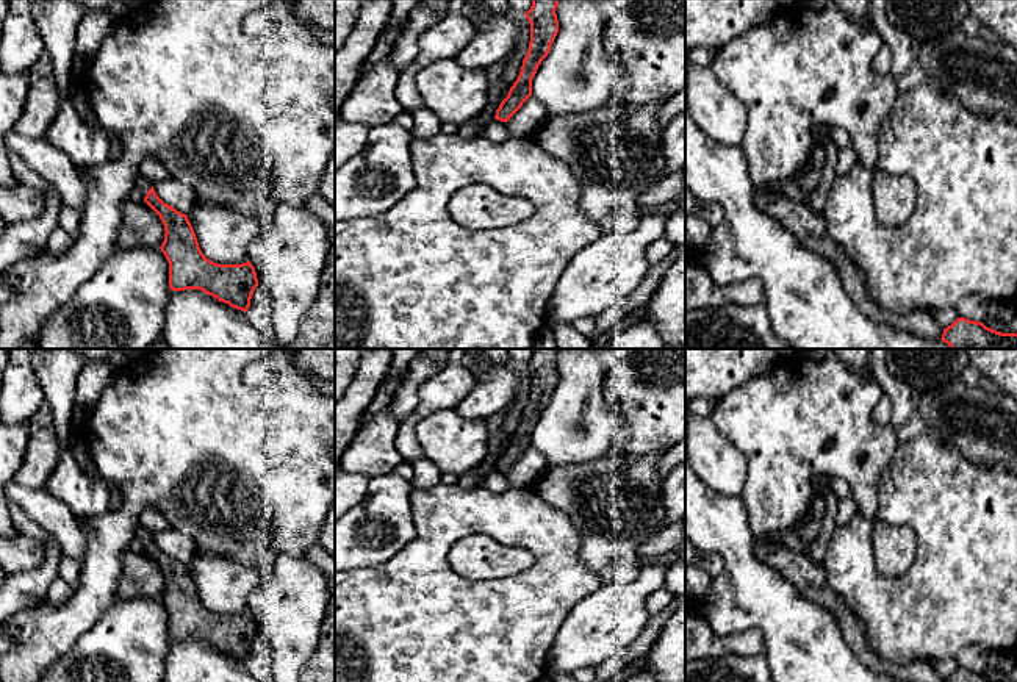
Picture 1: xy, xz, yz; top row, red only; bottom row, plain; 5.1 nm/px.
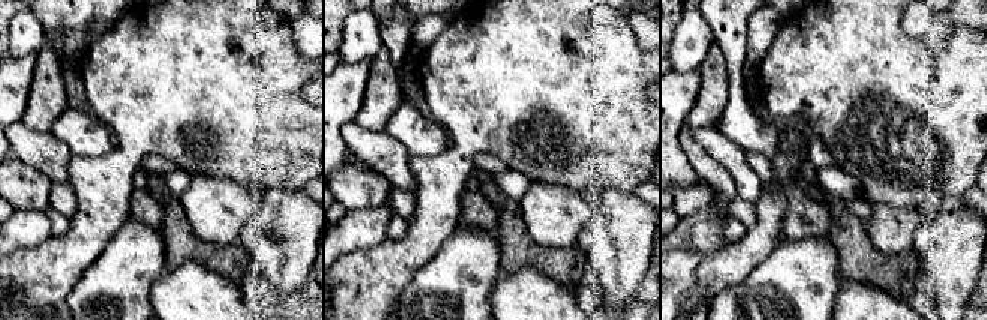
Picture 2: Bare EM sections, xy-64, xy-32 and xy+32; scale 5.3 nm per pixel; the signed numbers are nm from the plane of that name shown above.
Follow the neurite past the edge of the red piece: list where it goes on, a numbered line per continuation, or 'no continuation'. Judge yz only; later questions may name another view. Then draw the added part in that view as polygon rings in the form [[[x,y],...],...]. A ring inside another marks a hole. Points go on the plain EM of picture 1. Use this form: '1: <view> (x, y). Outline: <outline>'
no continuation

